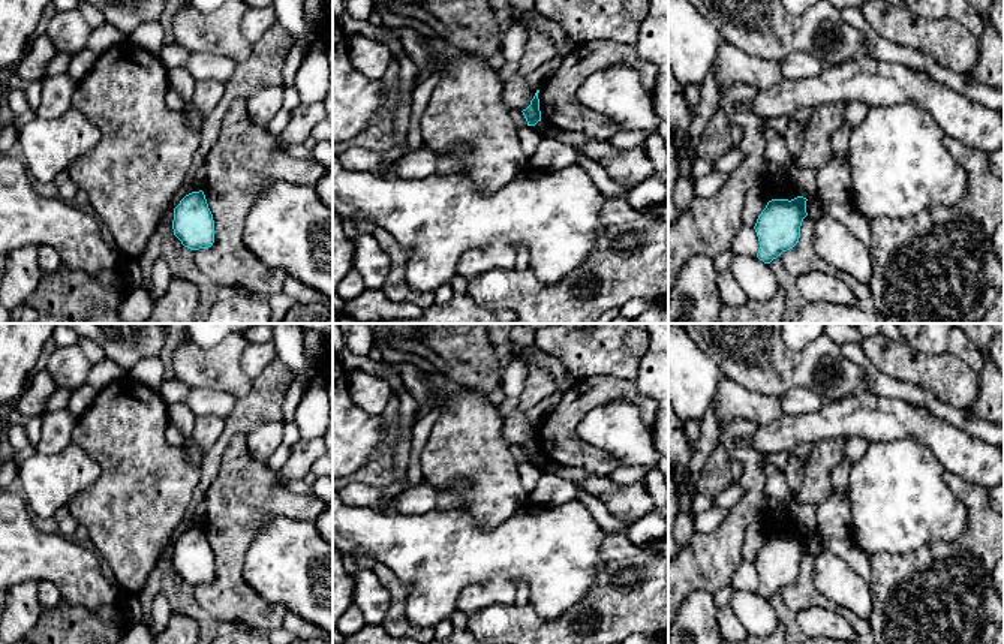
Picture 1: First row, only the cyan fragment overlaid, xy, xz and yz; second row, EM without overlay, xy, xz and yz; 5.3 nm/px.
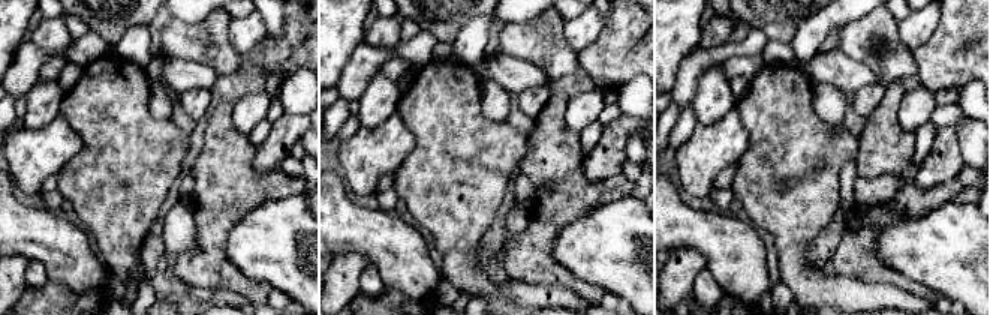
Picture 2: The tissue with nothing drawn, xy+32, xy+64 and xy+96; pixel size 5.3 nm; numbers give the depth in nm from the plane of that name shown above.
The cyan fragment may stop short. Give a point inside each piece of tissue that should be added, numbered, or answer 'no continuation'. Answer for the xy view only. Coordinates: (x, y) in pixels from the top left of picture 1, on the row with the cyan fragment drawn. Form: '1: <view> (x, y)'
no continuation

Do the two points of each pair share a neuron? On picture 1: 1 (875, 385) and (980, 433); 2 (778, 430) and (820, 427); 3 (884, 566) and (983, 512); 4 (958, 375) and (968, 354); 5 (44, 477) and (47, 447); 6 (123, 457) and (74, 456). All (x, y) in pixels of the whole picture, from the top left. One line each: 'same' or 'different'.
1: same
2: same
3: same
4: different
5: different
6: different

